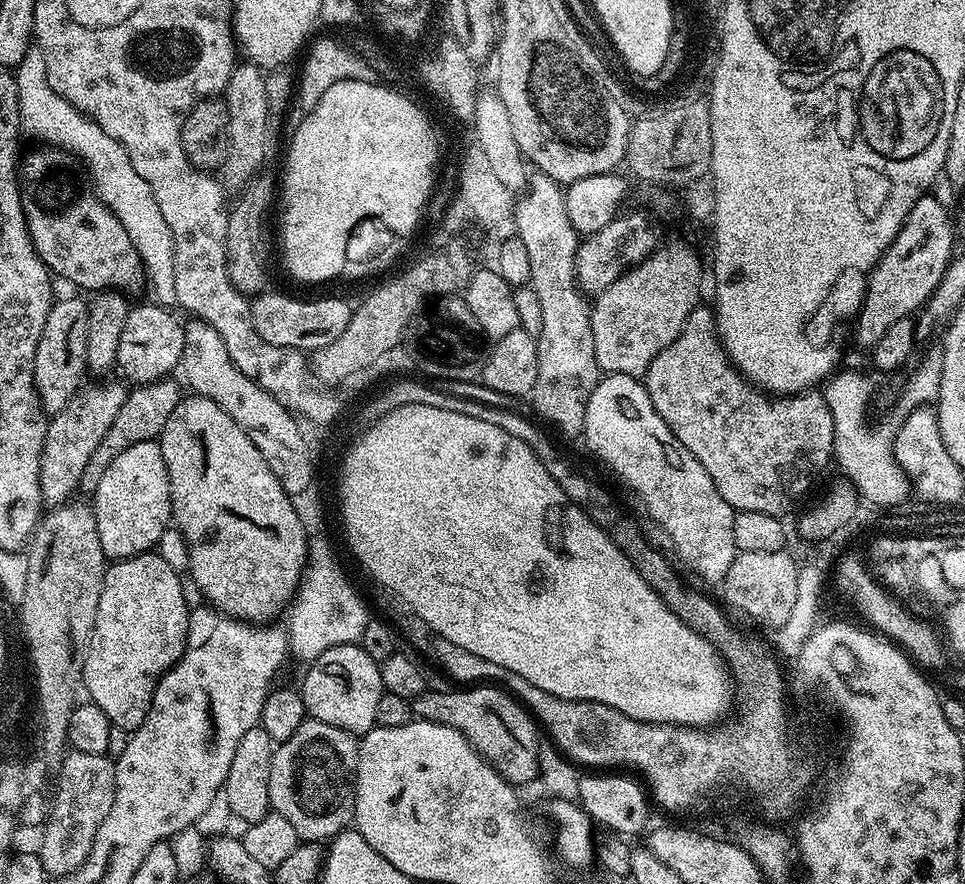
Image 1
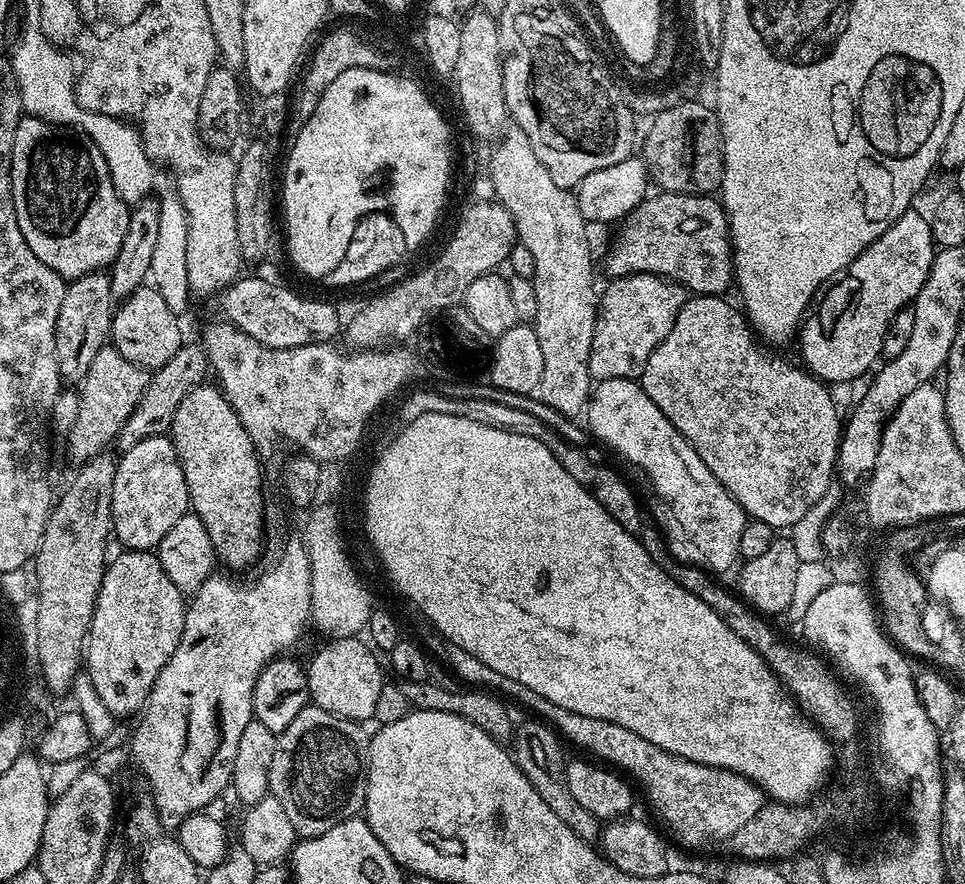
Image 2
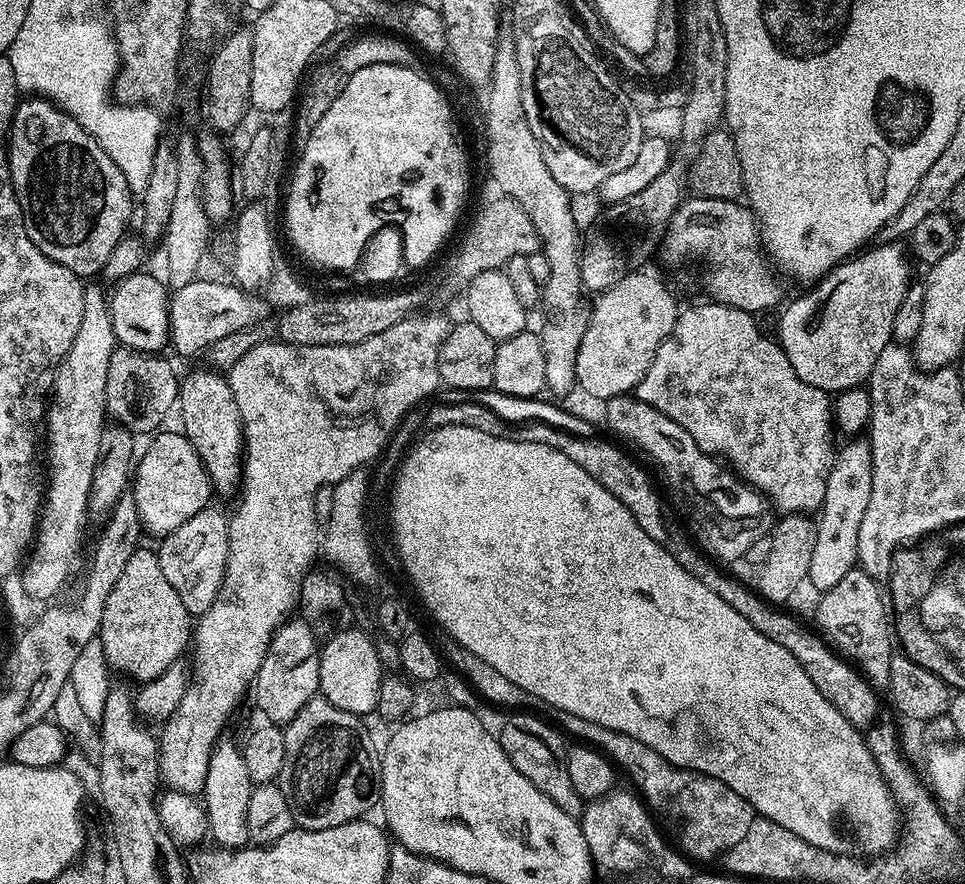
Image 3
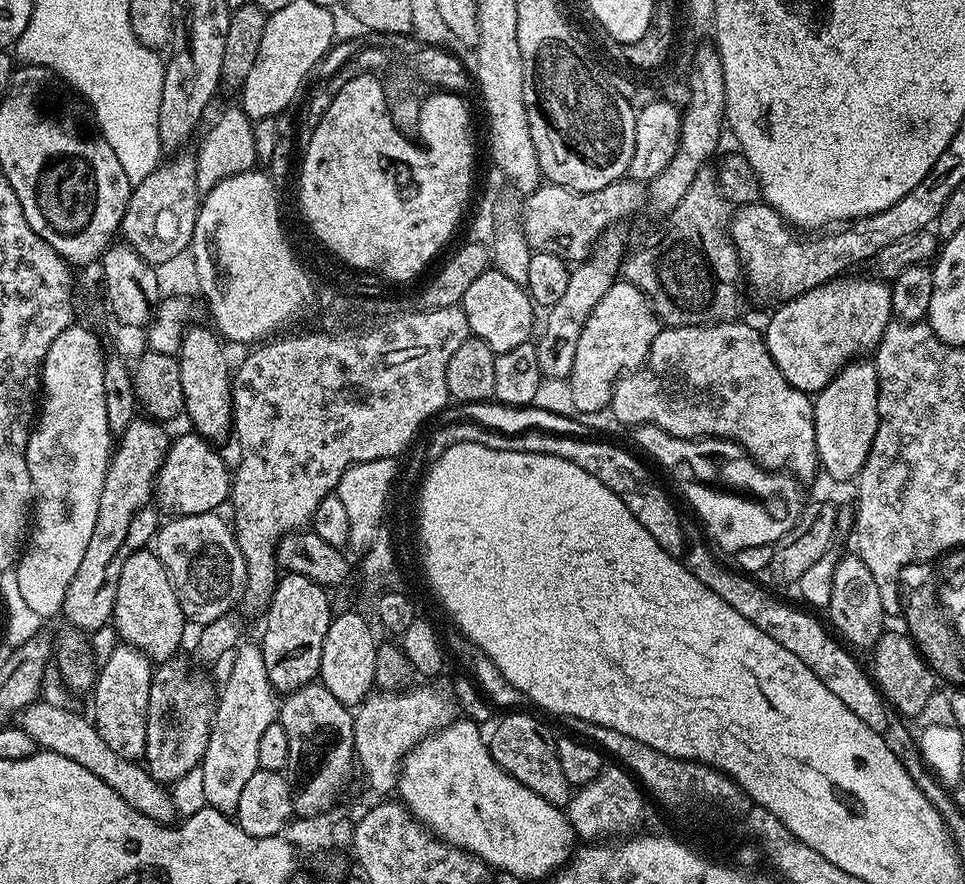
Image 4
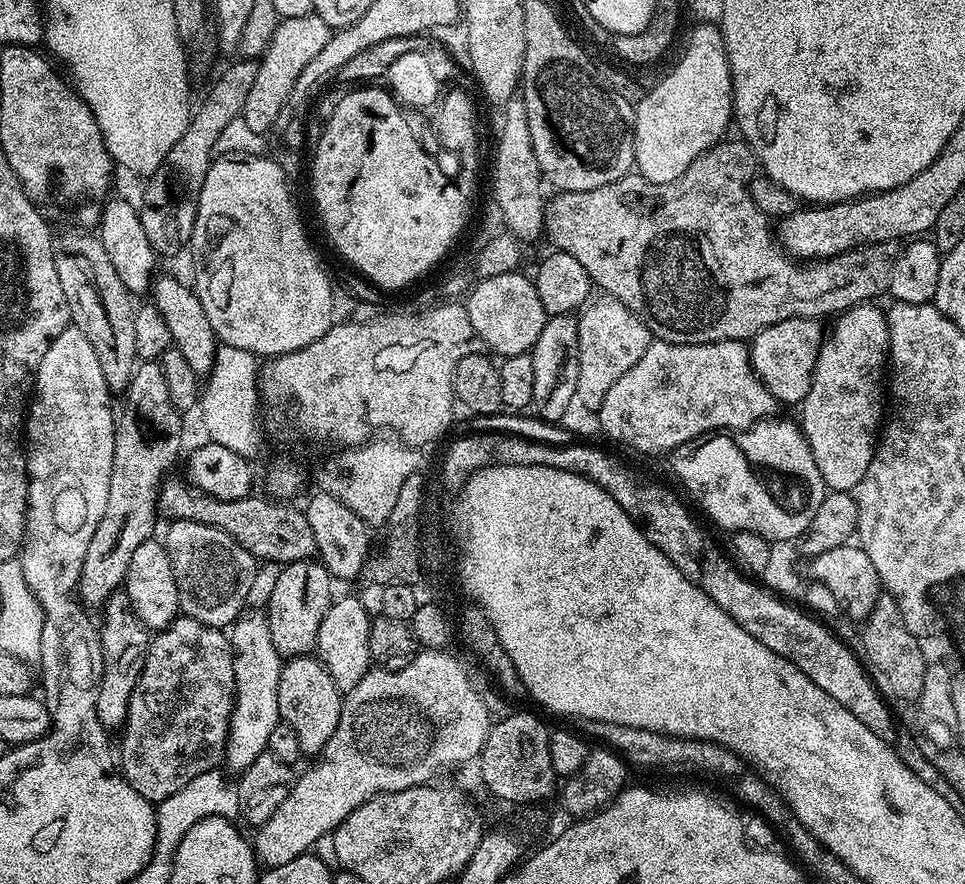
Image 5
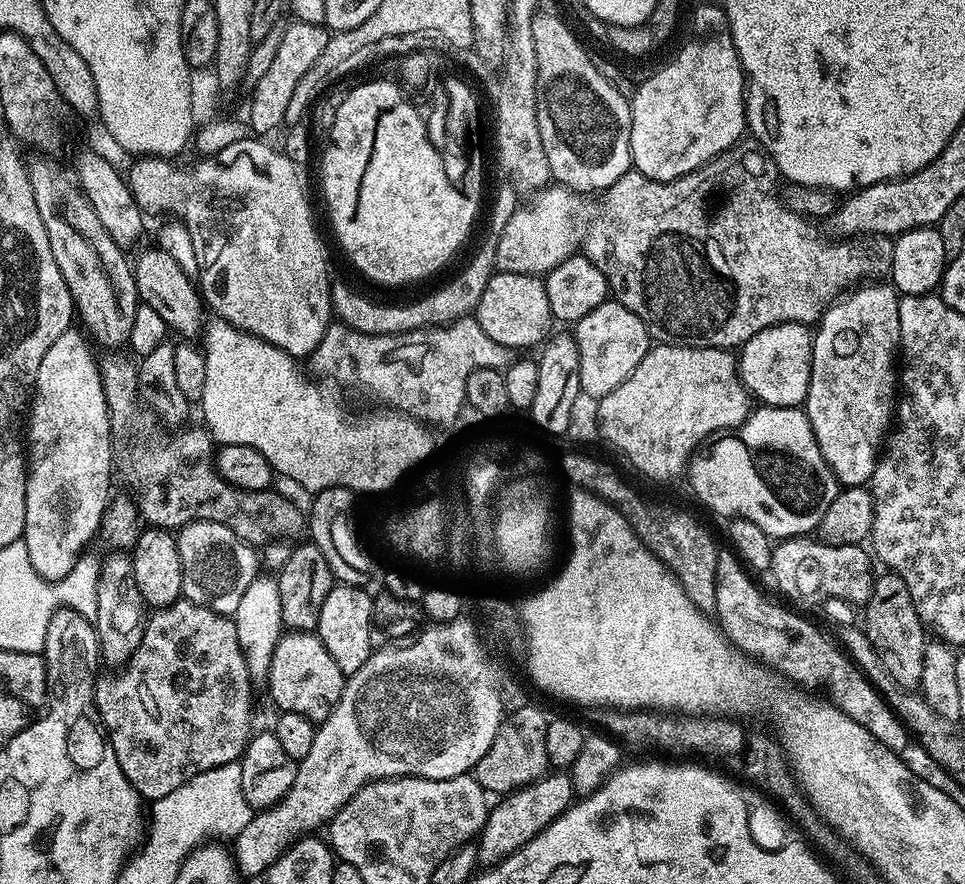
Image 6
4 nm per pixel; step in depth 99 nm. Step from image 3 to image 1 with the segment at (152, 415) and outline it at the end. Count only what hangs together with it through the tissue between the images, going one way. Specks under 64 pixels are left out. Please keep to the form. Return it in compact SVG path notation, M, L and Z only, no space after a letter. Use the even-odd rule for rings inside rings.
M92 383L96 384L81 387L76 396L70 398L70 402L66 402L66 406L48 420L40 459L40 494L47 503L49 500L49 505L59 506L77 491L86 462L102 442L129 394L129 389L120 384Z

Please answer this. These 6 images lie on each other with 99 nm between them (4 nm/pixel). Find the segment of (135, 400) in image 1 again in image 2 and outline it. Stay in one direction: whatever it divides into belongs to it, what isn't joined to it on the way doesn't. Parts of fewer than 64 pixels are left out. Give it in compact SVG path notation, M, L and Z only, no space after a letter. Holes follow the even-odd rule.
M191 342L181 345L177 354L170 358L170 361L153 371L149 377L146 390L135 407L134 414L123 424L122 430L116 436L115 445L119 451L124 451L138 442L145 441L148 437L165 435L173 422L173 416L177 412L182 398L186 396L197 385L207 379L210 372L207 349L201 343L191 344Z

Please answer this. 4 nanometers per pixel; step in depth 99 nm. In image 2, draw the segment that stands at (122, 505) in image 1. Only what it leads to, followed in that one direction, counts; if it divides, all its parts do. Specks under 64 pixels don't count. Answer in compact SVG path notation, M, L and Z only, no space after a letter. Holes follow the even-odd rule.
M167 435L148 437L122 452L114 478L112 530L125 549L137 552L159 549L174 522L189 512L186 474L182 474L182 462Z

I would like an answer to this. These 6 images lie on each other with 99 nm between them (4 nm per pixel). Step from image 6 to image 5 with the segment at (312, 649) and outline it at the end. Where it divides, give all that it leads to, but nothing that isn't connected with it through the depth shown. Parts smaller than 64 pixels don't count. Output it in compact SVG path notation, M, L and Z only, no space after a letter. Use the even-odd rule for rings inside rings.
M315 655L293 656L283 661L278 682L278 710L281 721L298 734L298 746L305 757L319 757L338 726L342 693L334 686L334 678Z

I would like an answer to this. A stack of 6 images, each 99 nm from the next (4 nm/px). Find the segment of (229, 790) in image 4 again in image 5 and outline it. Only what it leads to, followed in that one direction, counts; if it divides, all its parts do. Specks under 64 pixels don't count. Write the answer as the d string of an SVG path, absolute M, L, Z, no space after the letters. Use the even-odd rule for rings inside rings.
M252 610L241 615L236 623L231 625L230 639L234 658L236 701L232 707L223 763L228 764L229 773L239 774L248 769L254 758L266 751L274 726L281 723L278 710L278 682L282 658L278 650L274 650L274 638L270 638L268 617L263 611Z

